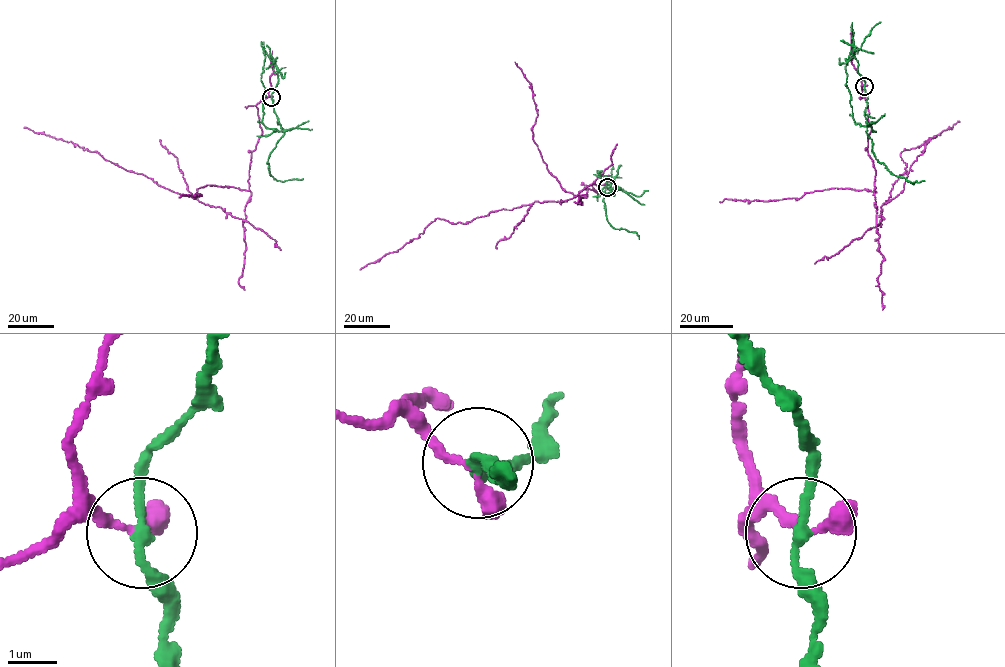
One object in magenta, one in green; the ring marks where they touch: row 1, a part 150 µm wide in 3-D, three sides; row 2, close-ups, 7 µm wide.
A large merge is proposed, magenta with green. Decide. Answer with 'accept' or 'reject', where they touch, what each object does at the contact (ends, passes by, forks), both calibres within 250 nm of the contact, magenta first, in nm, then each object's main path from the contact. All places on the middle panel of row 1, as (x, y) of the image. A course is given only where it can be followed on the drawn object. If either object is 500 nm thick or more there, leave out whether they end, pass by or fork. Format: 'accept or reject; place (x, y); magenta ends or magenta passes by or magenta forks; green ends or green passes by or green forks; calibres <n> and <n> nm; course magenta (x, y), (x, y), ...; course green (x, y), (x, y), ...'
reject; place (607, 187); magenta passes by; green passes by; calibres 190 and 200 nm; course magenta (607, 187), (465, 224), (436, 218), (360, 269); course green (607, 187), (621, 189), (598, 176), (601, 172), (597, 171), (599, 176)

